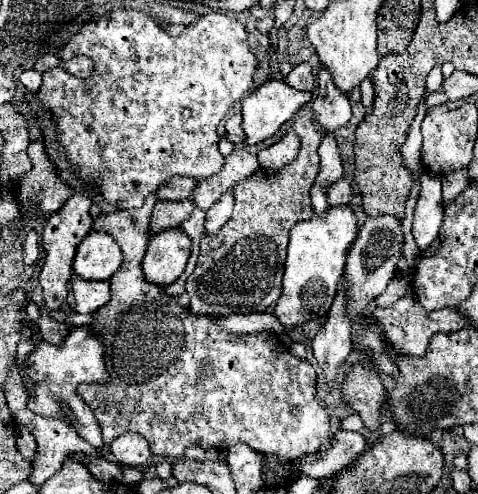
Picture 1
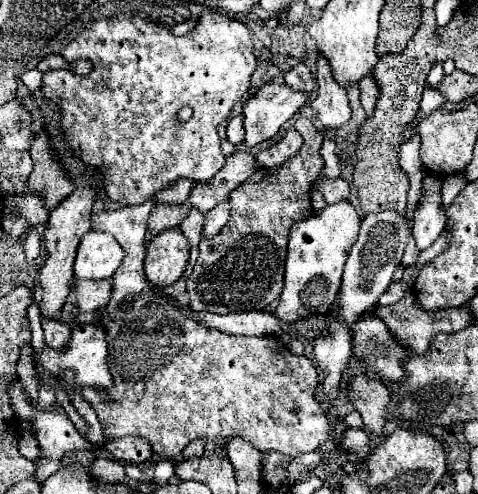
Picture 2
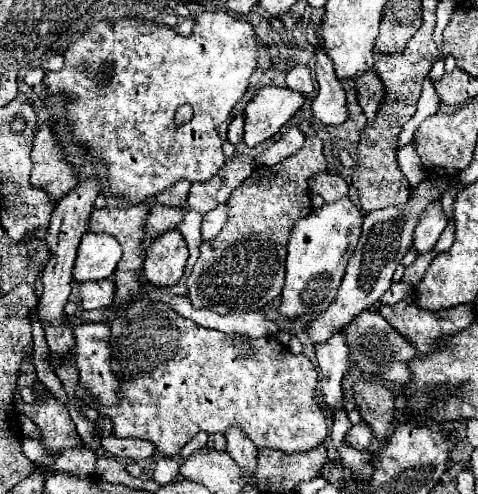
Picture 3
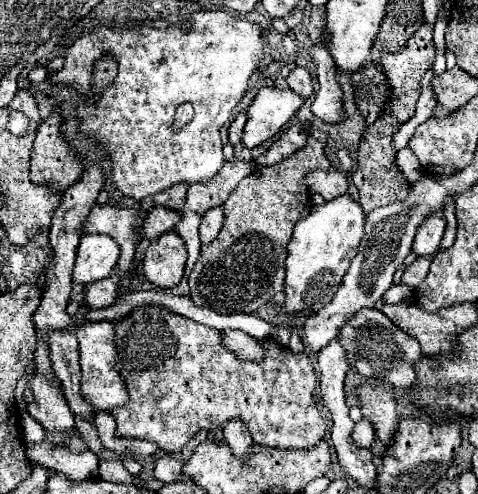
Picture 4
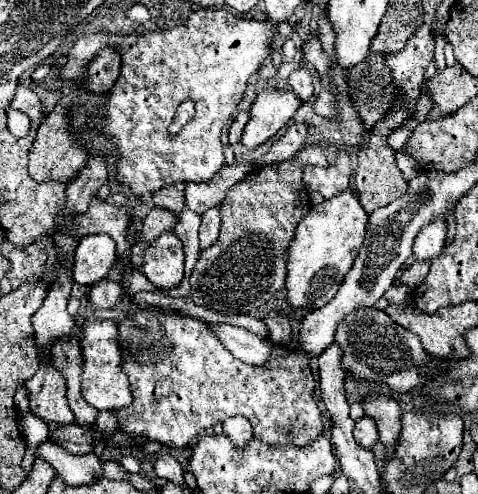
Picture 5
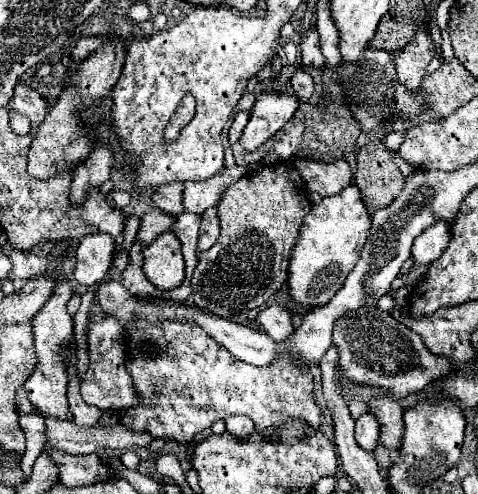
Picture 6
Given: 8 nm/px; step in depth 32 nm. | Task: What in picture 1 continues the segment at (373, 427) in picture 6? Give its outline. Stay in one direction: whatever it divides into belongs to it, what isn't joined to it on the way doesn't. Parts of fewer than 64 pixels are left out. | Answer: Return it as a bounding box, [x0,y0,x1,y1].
[300,430,366,478]

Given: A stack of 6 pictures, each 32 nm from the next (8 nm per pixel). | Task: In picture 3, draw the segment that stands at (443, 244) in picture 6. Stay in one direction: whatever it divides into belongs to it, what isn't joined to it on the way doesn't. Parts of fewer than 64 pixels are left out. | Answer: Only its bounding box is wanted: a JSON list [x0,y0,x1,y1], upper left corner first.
[414,204,448,254]

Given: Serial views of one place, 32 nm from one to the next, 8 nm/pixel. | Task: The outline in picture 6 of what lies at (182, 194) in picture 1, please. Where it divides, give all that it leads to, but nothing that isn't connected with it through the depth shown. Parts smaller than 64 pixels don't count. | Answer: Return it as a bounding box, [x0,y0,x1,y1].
[152,182,184,218]

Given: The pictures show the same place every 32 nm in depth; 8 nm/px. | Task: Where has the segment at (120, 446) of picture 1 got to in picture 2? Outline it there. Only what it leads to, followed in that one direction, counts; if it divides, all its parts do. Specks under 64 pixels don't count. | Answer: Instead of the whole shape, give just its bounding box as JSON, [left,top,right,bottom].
[104,436,152,464]

